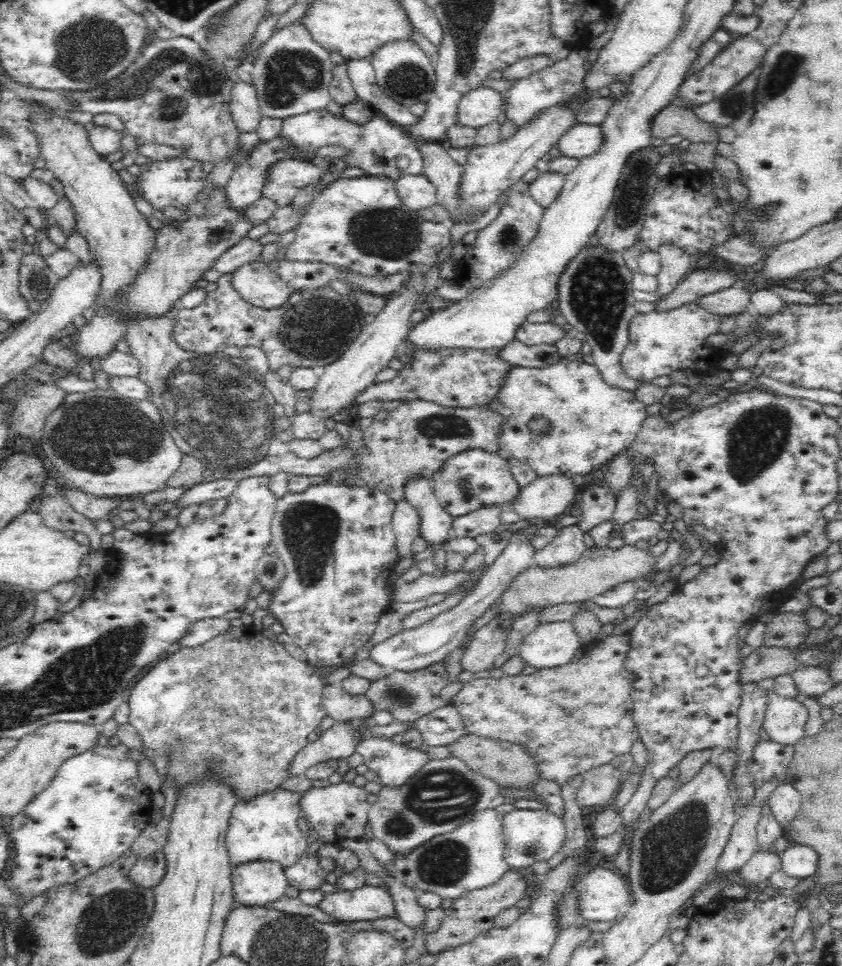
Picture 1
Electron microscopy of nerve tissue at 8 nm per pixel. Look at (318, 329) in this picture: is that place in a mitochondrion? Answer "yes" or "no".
yes

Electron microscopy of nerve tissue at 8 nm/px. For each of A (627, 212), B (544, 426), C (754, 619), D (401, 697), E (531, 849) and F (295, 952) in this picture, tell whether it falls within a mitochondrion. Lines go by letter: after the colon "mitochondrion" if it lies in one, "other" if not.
A: mitochondrion
B: mitochondrion
C: other
D: mitochondrion
E: mitochondrion
F: mitochondrion

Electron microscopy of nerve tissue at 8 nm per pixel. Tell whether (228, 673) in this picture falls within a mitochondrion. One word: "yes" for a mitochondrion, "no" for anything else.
no

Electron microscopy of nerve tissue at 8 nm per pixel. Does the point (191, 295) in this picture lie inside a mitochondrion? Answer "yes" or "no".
no

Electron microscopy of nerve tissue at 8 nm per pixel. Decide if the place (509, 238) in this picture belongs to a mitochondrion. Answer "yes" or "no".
yes

